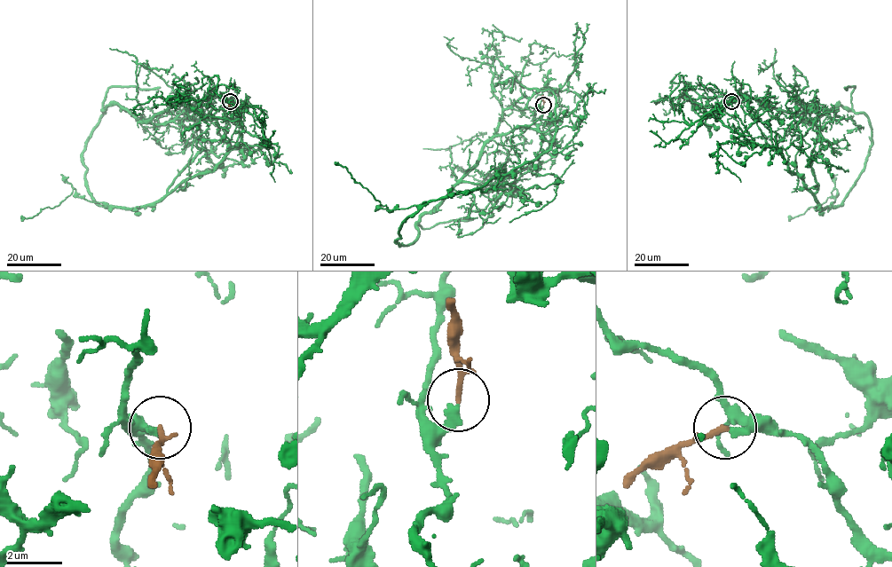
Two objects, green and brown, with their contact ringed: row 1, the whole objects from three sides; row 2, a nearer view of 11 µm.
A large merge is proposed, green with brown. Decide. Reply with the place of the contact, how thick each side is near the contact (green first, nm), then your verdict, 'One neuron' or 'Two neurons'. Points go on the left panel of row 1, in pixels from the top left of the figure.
Place: (230, 101). Thickness 320 nm (green) against 180 nm. Two neurons

